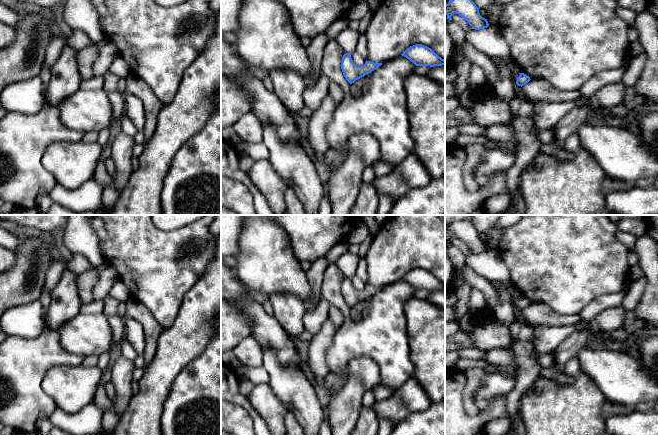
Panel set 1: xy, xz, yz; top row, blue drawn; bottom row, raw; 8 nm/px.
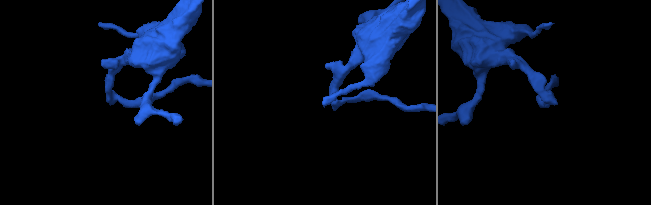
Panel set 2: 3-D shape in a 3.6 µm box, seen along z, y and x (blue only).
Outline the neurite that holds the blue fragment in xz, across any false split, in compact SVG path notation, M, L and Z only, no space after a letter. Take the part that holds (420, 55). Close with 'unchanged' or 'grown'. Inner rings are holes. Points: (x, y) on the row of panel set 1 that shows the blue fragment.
M415 44L407 48L402 56L409 59L416 66L442 66L445 60L439 57L431 48L422 44Z | unchanged

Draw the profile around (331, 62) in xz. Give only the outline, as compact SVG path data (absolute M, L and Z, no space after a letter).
M332 39L324 49L324 55L321 62L322 75L336 82L343 90L344 99L351 96L350 83L346 80L341 69L342 57L344 51L340 45Z

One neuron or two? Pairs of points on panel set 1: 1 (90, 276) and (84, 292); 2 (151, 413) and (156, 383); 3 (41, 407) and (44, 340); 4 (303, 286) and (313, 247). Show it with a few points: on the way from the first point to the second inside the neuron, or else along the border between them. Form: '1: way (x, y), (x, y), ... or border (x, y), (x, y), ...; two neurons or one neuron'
1: way (87, 280), (85, 288); one neuron
2: way (151, 406), (153, 390); one neuron
3: way (34, 390), (34, 359), (36, 357); one neuron
4: border (288, 240), (293, 255), (299, 261); two neurons

